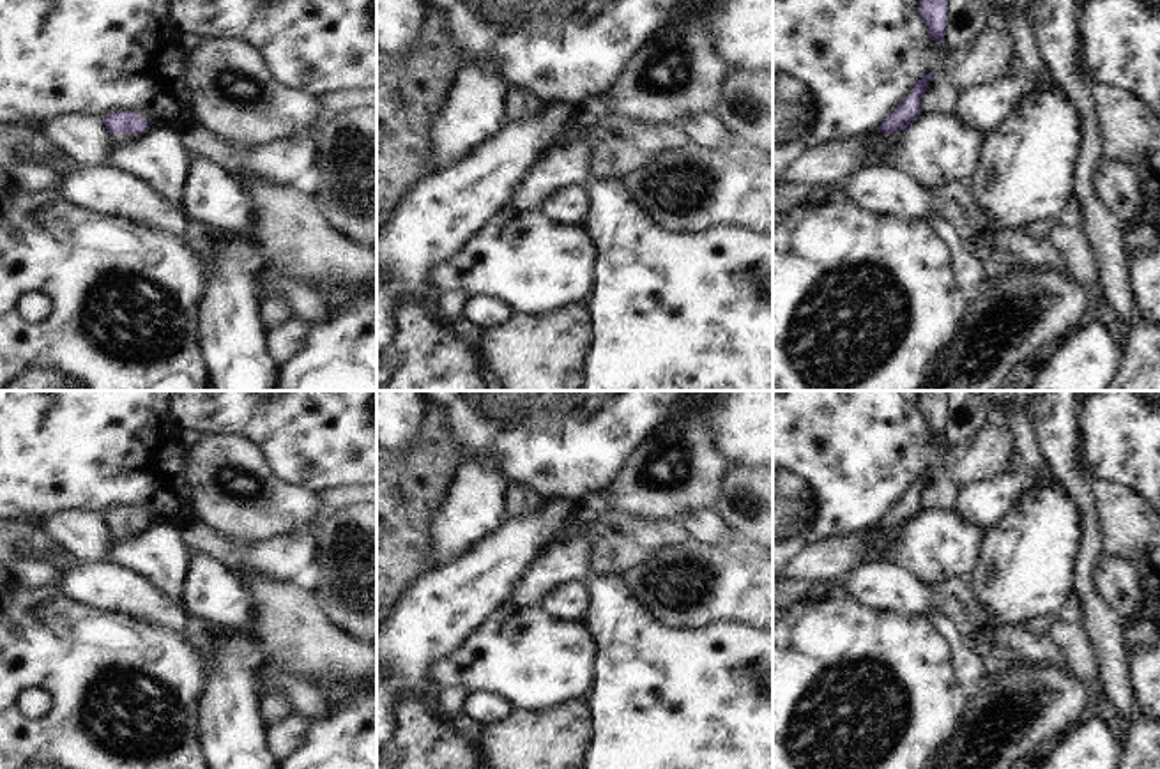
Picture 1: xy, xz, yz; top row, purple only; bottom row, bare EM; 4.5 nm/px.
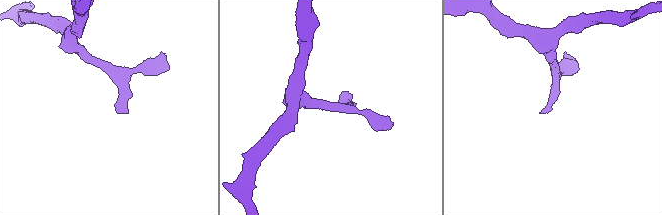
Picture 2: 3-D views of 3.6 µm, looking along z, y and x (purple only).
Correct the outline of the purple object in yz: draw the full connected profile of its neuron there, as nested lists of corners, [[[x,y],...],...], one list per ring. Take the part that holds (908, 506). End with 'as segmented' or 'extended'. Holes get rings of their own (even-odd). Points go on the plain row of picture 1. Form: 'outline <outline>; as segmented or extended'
outline [[[932,470],[918,476],[911,490],[895,504],[881,523],[866,530],[861,541],[861,548],[865,552],[872,552],[875,546],[884,543],[891,534],[905,527],[921,511],[920,497],[932,476],[935,476]]]; extended

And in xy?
outline [[[117,507],[103,514],[113,541],[122,541],[140,534],[150,520],[134,507]]]; extended

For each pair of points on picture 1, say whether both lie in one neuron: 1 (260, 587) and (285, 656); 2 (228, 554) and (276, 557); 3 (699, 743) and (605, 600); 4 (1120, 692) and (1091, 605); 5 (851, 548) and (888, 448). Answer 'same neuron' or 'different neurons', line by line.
1: same neuron
2: same neuron
3: same neuron
4: same neuron
5: different neurons

